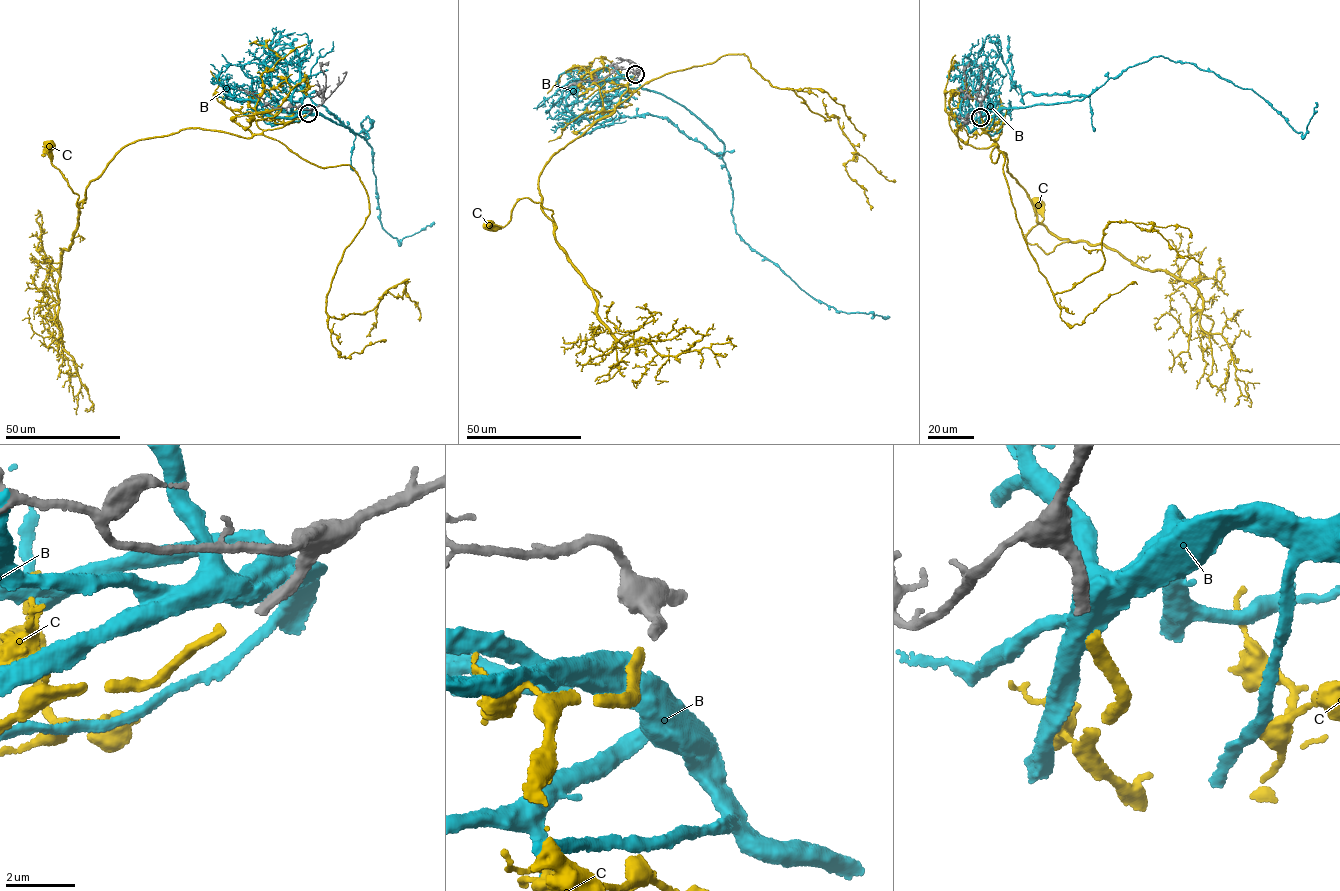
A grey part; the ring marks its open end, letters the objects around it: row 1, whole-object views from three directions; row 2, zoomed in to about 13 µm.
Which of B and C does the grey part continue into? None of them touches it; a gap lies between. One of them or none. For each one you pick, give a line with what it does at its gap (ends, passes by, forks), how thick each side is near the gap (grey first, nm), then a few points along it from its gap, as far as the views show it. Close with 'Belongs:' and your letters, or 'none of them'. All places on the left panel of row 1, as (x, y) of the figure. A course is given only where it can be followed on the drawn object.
C: It ends there. Thickness 320 nm (grey) against 320 nm. Its course: (306, 115), (251, 137), (190, 128), (131, 142), (91, 180), (82, 208), (78, 196), (51, 163), (50, 146)
Belongs: C

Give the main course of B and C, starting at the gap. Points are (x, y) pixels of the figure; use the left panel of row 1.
B: (307, 112), (367, 139), (373, 120), (367, 116), (361, 123), (371, 146), (380, 221), (397, 241), (434, 222)
C: (306, 115), (251, 137), (190, 128), (131, 142), (91, 180), (82, 208), (78, 196), (51, 163), (50, 146)

